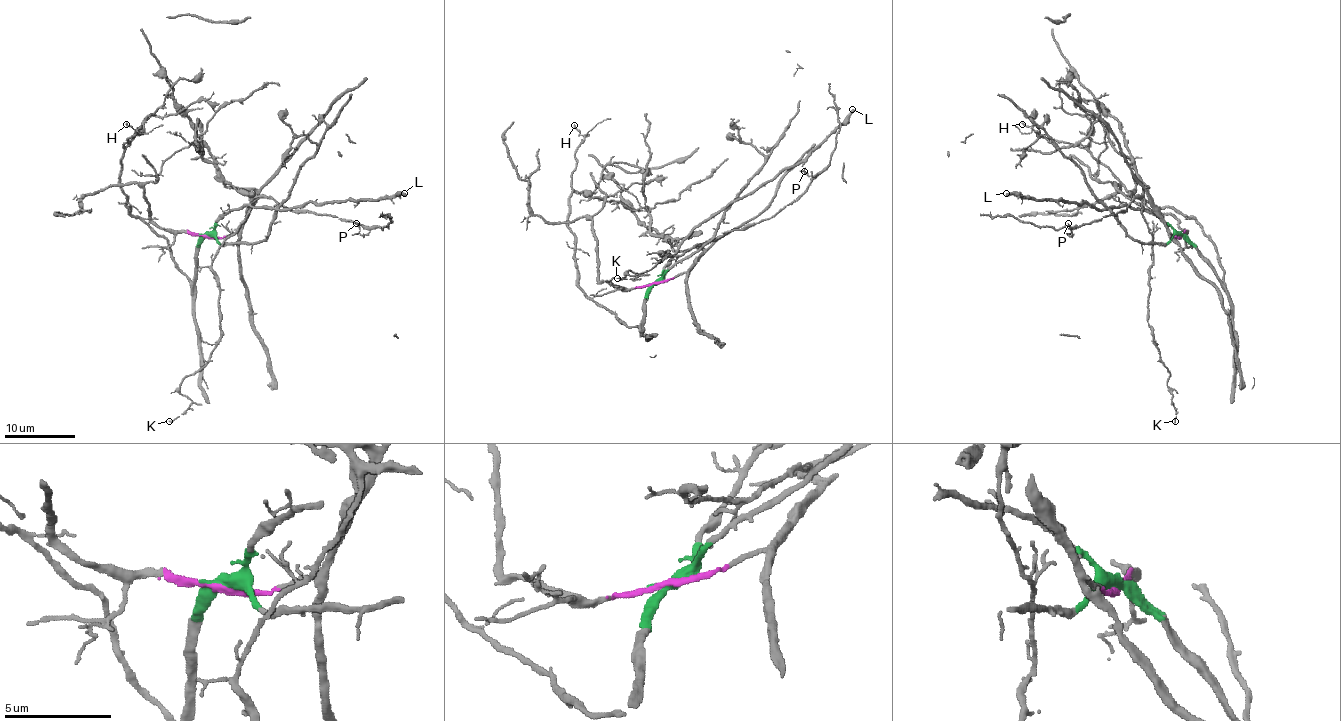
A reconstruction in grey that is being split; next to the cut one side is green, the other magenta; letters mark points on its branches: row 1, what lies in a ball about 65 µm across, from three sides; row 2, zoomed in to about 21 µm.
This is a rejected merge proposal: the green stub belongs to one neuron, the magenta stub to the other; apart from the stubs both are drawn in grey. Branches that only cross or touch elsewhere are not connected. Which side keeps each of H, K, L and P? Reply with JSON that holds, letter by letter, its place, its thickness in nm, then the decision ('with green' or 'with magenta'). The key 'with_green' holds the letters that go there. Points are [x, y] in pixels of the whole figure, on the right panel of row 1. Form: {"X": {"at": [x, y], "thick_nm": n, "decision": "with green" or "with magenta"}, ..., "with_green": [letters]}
{"H": {"at": [1022, 124], "thick_nm": 140, "decision": "with green"}, "K": {"at": [1175, 421], "thick_nm": 110, "decision": "with magenta"}, "L": {"at": [1006, 193], "thick_nm": 280, "decision": "with green"}, "P": {"at": [1068, 223], "thick_nm": 120, "decision": "with magenta"}, "with_green": ["H", "L"]}

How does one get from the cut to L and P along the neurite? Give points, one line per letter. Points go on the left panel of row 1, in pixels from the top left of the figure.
L: (205, 235), (229, 210), (243, 207), (305, 207), (310, 201), (385, 200), (405, 192)
P: (205, 235), (237, 230), (252, 189), (369, 232), (357, 223)

